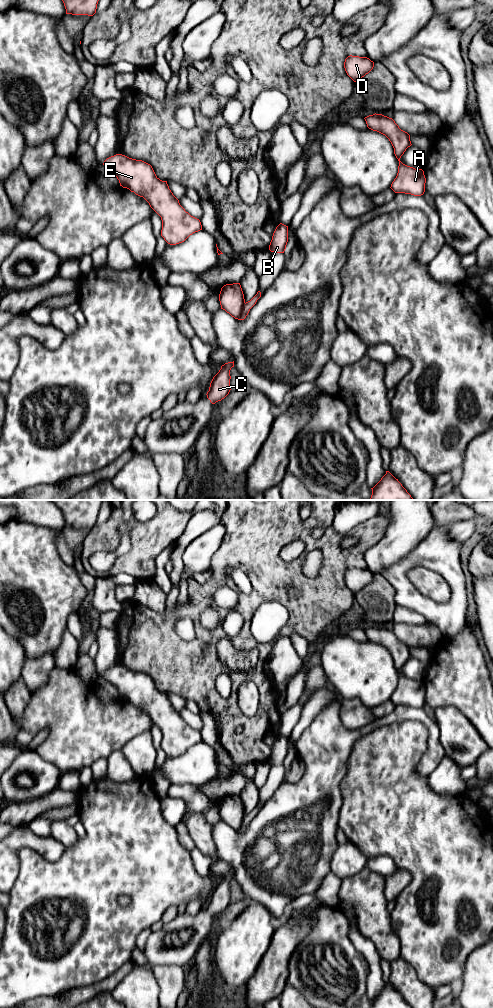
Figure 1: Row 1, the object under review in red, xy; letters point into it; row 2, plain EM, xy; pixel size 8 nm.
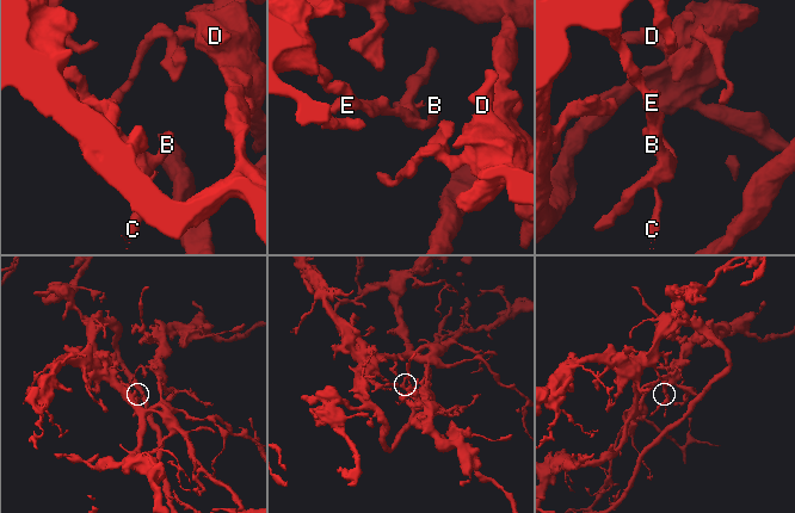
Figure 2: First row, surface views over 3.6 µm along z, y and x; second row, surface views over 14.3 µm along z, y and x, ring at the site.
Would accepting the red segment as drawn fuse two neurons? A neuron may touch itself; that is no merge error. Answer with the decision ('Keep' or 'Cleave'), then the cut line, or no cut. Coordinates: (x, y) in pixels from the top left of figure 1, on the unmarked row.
Cleave. Split along xy (245, 815), (241, 826), (237, 830)

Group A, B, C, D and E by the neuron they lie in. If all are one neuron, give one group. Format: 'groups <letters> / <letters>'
groups A B D E / C

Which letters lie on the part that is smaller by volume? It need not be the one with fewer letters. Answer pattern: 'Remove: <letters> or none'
Remove: C

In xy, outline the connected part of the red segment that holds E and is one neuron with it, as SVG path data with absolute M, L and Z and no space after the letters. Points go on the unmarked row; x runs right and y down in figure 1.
M116 666L107 670L103 677L117 689L120 698L143 709L149 715L150 719L161 729L161 748L168 756L176 757L182 755L193 745L202 742L200 732L185 723L180 717L179 712L169 701L167 693L160 692L150 676L122 666Z

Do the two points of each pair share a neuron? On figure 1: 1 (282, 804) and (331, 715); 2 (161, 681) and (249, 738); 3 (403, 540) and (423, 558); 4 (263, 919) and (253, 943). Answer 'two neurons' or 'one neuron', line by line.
1: one neuron
2: one neuron
3: two neurons
4: one neuron

